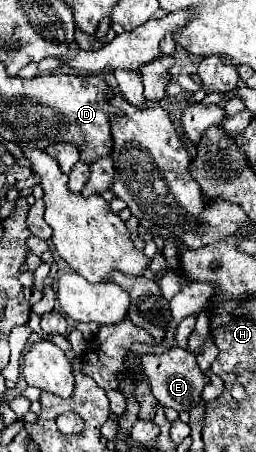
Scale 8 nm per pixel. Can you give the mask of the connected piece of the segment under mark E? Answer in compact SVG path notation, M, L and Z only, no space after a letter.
M171 346L163 354L145 354L141 358L141 366L143 366L145 380L149 382L157 402L161 402L165 408L175 408L177 412L195 406L199 402L203 386L209 382L209 378L199 370L195 354L191 354L181 346Z

